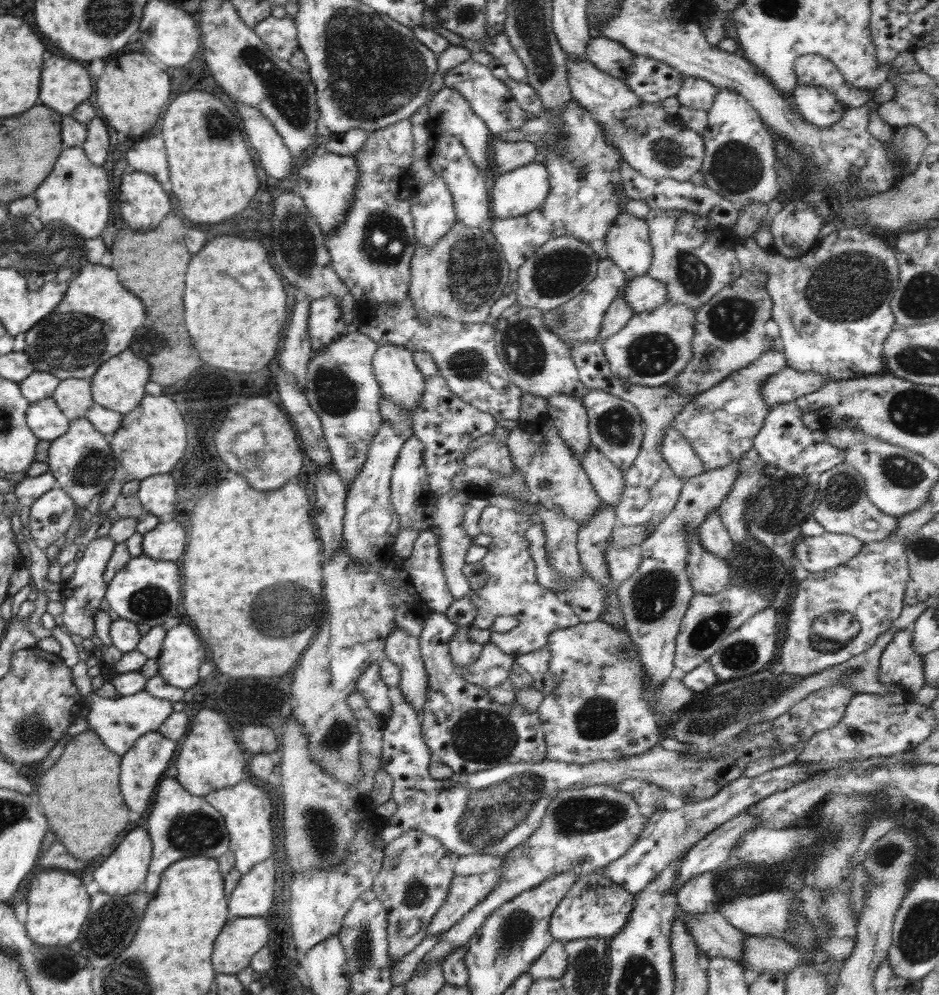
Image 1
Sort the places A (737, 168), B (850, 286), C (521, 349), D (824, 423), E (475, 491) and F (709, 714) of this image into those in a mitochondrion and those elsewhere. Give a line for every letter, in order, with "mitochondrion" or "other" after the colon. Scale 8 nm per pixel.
A: mitochondrion
B: mitochondrion
C: mitochondrion
D: other
E: other
F: mitochondrion

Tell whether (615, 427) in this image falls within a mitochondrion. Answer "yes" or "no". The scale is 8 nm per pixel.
yes

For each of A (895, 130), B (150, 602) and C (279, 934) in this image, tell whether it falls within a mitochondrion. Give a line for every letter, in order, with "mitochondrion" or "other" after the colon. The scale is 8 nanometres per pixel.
A: other
B: mitochondrion
C: other

